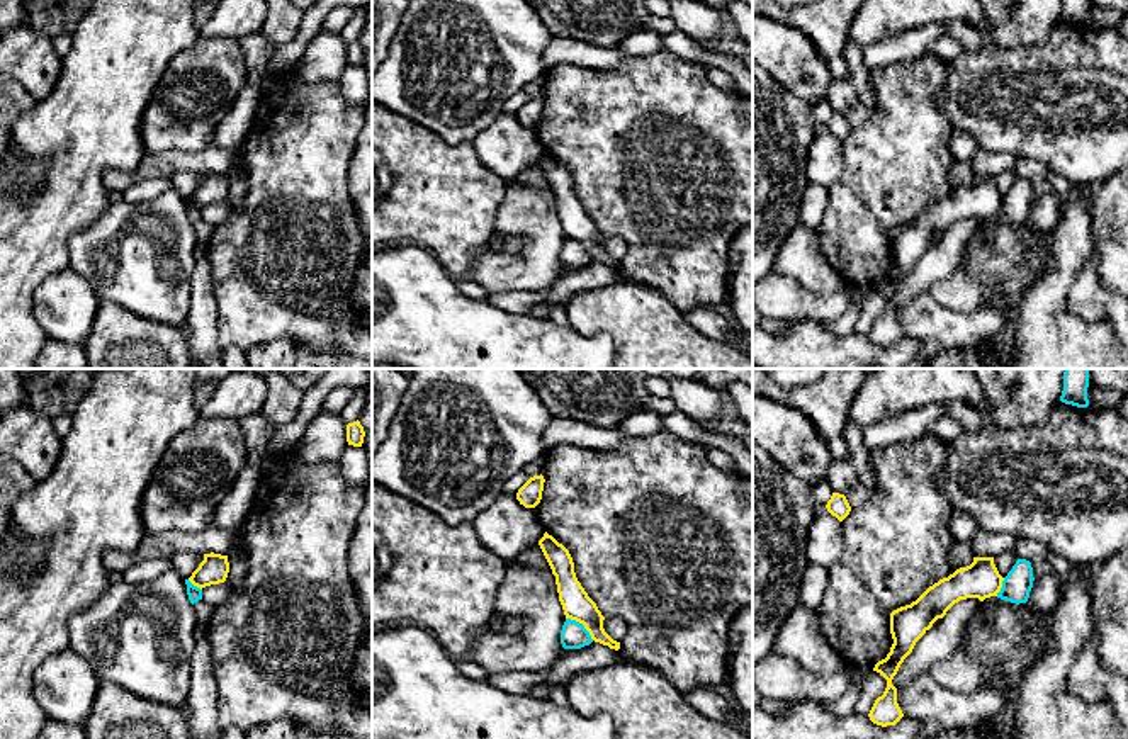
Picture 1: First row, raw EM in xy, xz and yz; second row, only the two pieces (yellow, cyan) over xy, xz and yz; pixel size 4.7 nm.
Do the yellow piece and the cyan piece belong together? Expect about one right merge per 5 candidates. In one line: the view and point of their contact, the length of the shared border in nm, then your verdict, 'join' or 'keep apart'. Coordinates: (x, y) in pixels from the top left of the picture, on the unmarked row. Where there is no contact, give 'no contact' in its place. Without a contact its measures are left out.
xz (581, 242) | 170 nm | keep apart

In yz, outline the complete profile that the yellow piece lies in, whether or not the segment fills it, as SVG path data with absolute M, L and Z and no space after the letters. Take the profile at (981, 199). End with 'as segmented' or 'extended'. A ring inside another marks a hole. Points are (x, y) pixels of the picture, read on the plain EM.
M973 177L967 187L956 189L948 197L929 206L916 221L890 233L890 253L894 263L885 279L878 280L873 291L887 299L887 307L868 333L877 345L895 345L902 336L897 323L897 307L892 304L904 279L912 272L916 262L933 246L938 238L967 217L997 216L1004 197L999 194L994 177Z | as segmented

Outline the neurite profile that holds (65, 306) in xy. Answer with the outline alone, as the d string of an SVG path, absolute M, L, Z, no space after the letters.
M73 270L46 279L32 296L32 314L49 340L83 343L100 301L92 285Z

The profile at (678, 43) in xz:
M680 29L663 34L661 39L663 49L690 63L724 70L736 80L736 92L753 99L753 73L736 56L707 51Z

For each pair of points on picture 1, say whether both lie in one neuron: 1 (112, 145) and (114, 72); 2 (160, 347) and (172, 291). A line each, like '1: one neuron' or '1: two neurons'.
1: one neuron
2: two neurons

